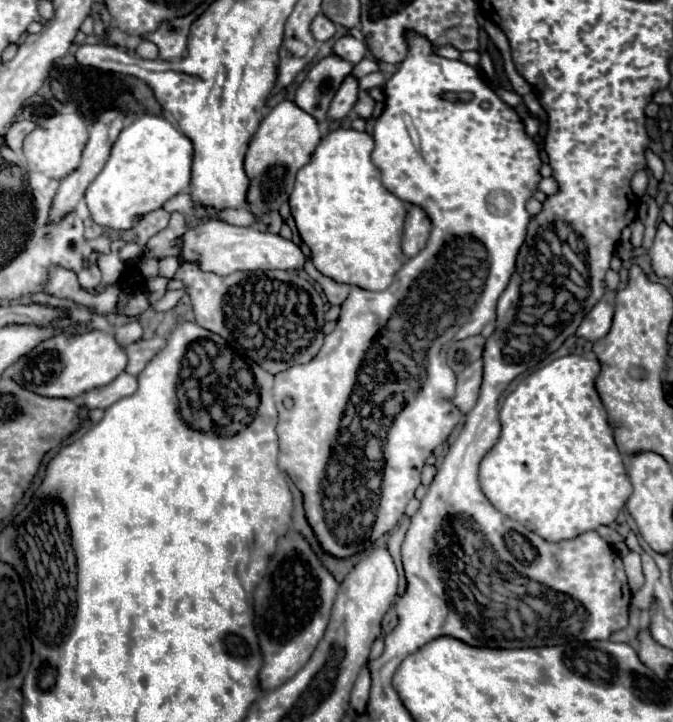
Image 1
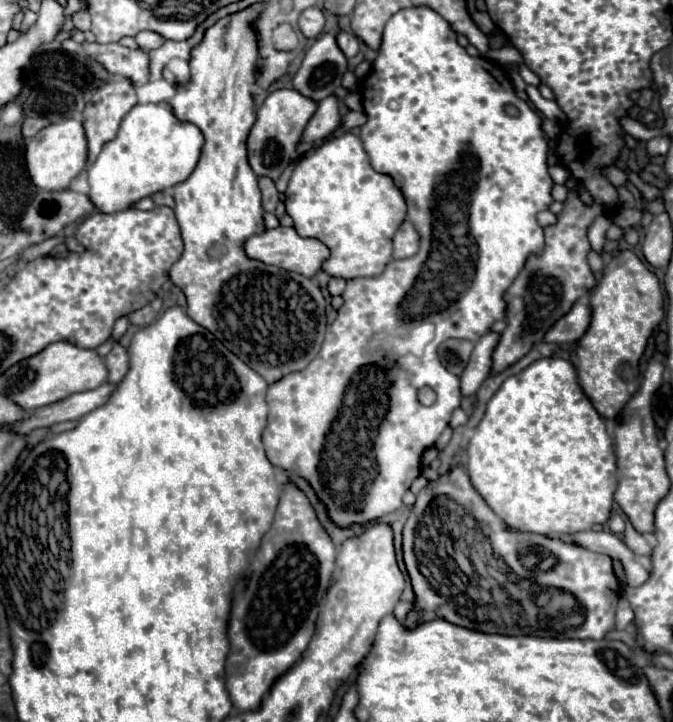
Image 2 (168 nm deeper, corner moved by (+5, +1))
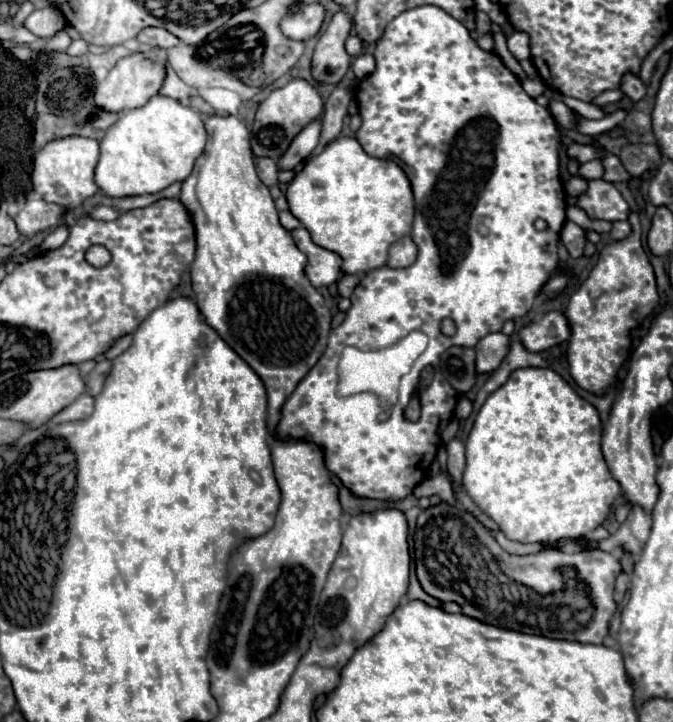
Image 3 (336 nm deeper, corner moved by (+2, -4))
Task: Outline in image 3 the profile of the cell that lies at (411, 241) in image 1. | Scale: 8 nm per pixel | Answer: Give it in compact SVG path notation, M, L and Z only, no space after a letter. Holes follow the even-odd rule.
M403 236L399 242L395 242L389 248L389 260L387 266L389 268L405 268L411 266L417 258L417 246L409 236Z

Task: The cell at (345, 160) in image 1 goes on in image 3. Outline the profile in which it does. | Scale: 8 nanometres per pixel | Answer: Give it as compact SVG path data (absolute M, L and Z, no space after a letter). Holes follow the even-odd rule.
M339 136L325 146L325 150L315 156L289 184L285 192L289 200L289 210L301 220L301 224L311 232L311 238L321 248L337 252L343 258L343 272L363 274L385 266L389 246L411 232L415 204L411 182L403 168L393 160L379 160L369 156L361 144L351 136Z

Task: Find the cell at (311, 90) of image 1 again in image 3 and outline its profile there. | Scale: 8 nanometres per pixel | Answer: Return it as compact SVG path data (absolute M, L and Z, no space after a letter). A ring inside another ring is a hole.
M339 10L321 34L311 64L311 72L317 84L337 84L345 76L351 64L351 58L345 52L345 40L351 32L351 26L351 14Z

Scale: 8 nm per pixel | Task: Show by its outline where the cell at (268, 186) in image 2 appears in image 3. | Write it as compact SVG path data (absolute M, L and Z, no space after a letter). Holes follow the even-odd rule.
M255 156L255 168L257 168L257 174L261 178L263 184L267 186L273 186L277 184L277 164L273 160L267 160L267 158L261 158L261 156Z

